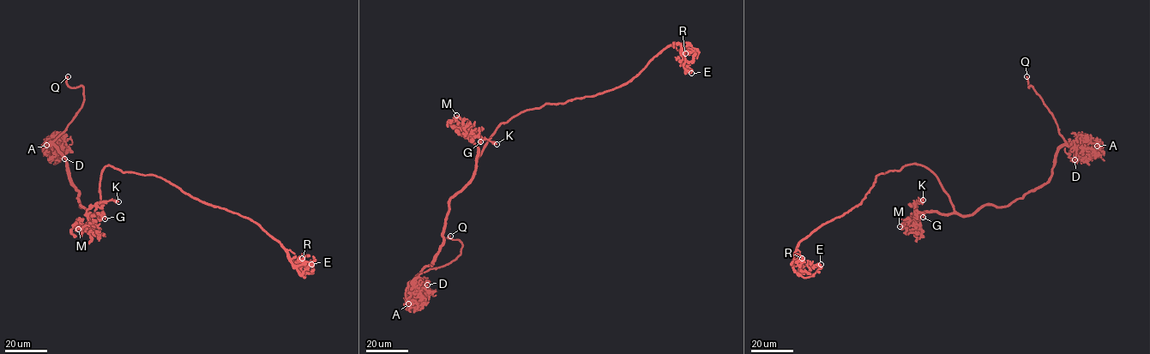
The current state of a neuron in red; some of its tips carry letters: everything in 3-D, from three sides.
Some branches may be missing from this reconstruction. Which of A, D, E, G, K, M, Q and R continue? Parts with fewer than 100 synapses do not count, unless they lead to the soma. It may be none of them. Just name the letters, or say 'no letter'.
Q

